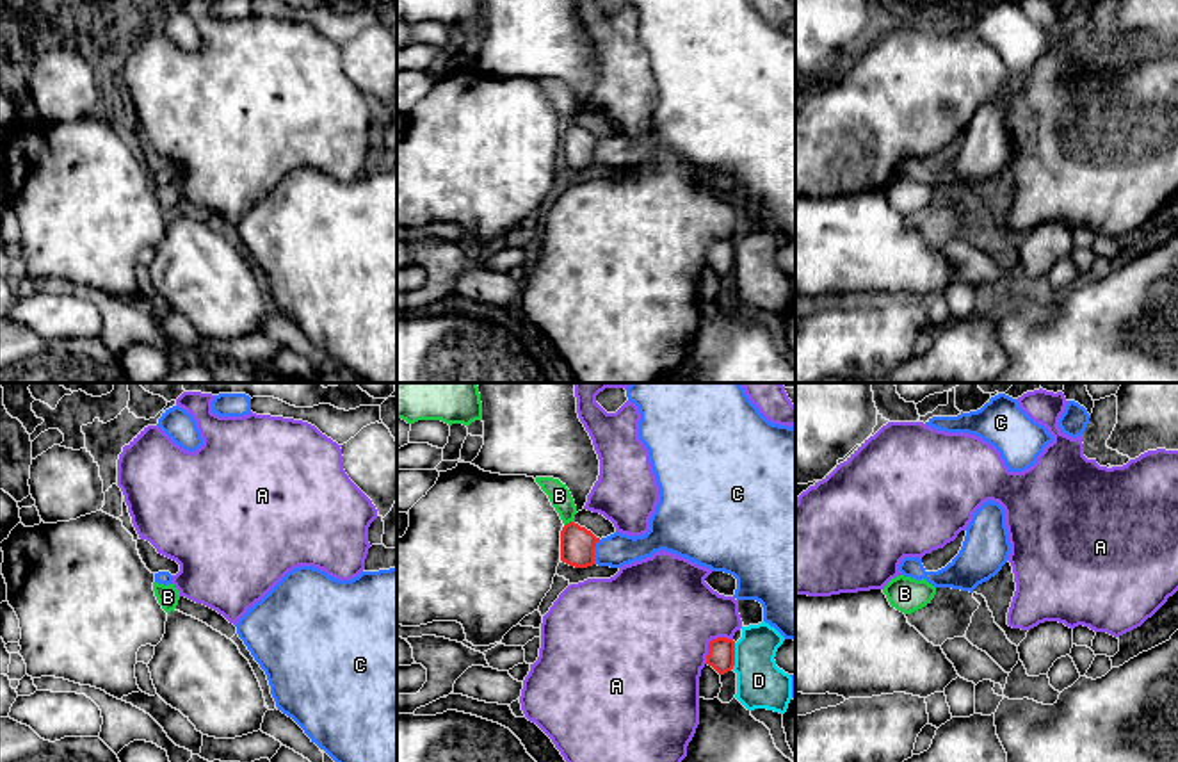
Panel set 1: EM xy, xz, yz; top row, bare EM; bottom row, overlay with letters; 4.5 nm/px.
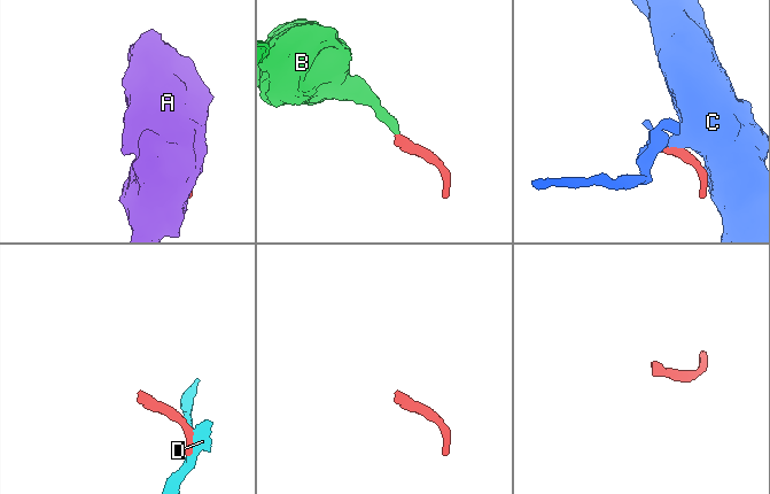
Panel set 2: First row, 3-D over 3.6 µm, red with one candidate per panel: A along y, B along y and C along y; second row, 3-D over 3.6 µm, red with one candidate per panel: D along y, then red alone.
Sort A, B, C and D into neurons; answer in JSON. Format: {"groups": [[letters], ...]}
{"groups": [["A"], ["B"], ["C"], ["D"]]}

